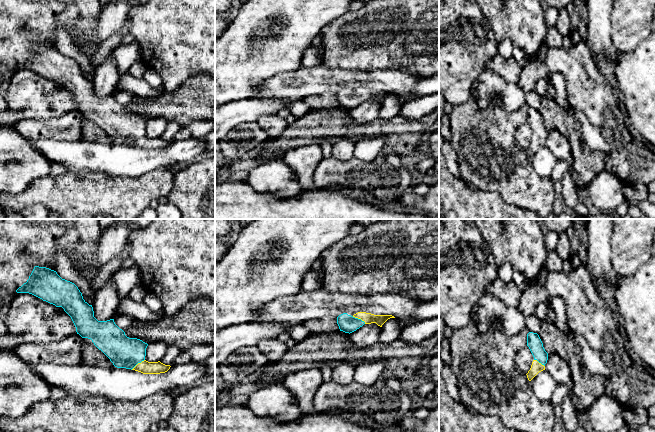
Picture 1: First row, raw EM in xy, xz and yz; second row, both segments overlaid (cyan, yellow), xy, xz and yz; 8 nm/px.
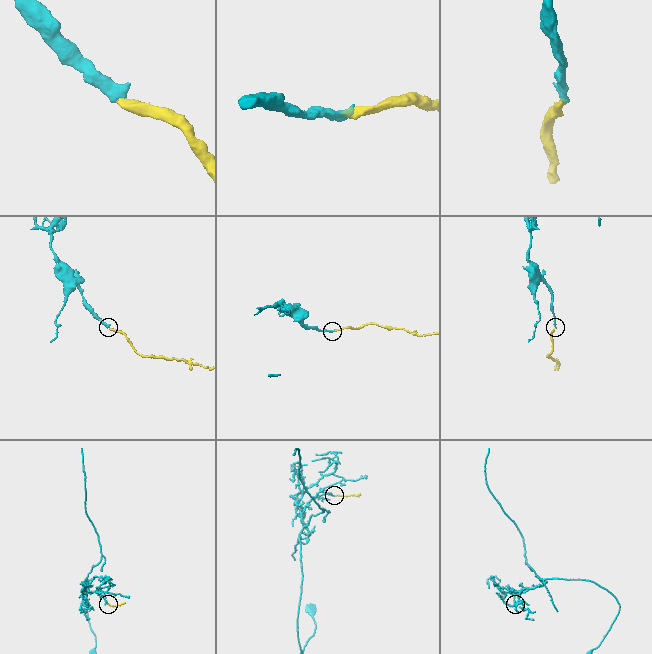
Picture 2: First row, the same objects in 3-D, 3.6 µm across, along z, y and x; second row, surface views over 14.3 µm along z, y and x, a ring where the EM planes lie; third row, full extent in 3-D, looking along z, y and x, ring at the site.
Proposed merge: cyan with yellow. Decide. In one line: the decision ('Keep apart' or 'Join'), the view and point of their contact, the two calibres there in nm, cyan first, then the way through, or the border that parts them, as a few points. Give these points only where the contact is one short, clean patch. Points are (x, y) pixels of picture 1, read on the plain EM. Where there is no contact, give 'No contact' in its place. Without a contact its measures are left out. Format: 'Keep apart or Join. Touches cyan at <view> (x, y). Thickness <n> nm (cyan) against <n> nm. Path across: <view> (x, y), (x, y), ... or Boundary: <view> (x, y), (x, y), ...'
Join. Touches cyan at xz (359, 95). Thickness 140 nm (cyan) against 90 nm. Path across: xz (347, 99), (353, 99), (359, 95), (368, 94)

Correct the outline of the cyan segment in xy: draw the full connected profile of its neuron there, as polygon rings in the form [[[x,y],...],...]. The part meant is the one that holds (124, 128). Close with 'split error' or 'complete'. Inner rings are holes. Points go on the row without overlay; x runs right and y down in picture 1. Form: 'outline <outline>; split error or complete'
outline [[[35,42],[27,58],[16,68],[29,69],[56,83],[62,83],[71,93],[77,110],[91,115],[117,144],[131,145],[143,150],[160,150],[171,143],[160,137],[146,137],[147,119],[127,113],[114,95],[98,97],[94,93],[92,81],[83,75],[78,63],[62,55],[54,46]]]; split error

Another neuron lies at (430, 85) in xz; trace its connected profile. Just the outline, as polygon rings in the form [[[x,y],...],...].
[[[439,72],[425,79],[410,93],[410,96],[417,99],[423,96],[439,93]]]

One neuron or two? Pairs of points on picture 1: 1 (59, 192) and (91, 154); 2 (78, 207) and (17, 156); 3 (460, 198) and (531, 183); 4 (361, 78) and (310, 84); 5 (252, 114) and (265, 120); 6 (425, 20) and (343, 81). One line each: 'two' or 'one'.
1: two
2: two
3: two
4: one
5: two
6: two

